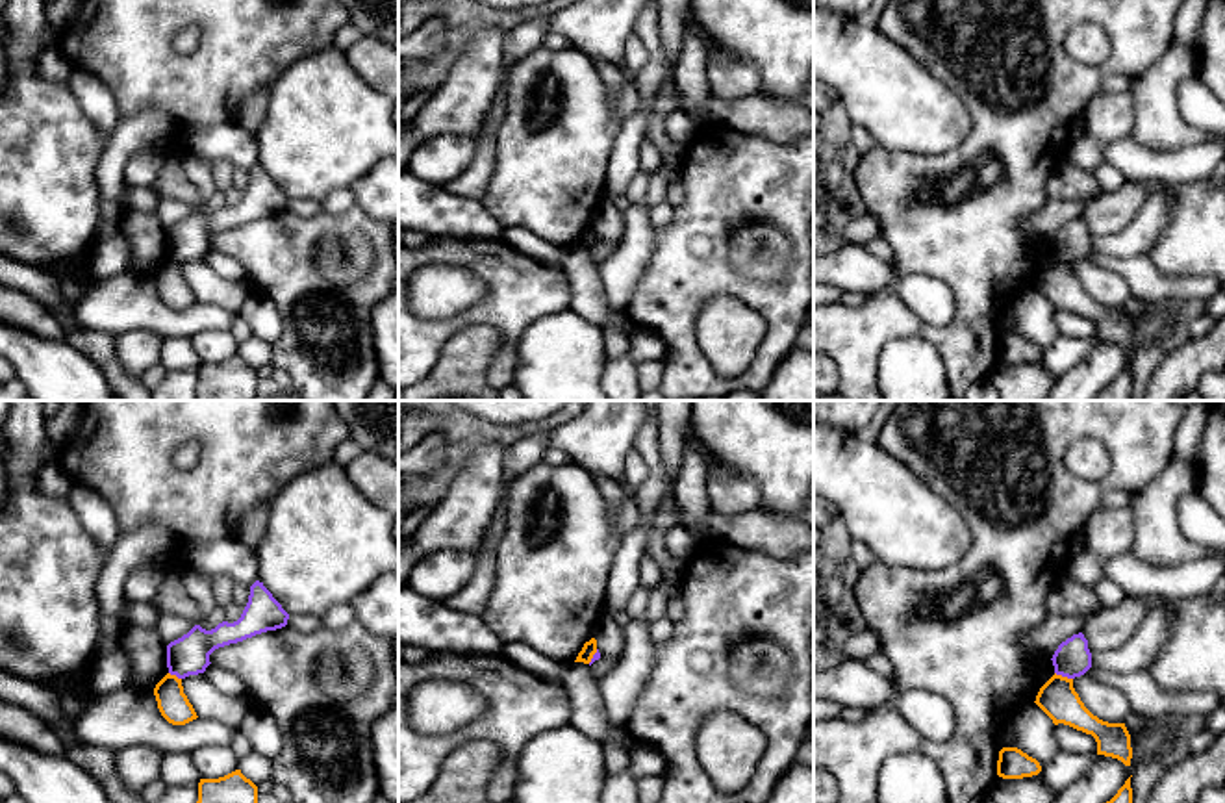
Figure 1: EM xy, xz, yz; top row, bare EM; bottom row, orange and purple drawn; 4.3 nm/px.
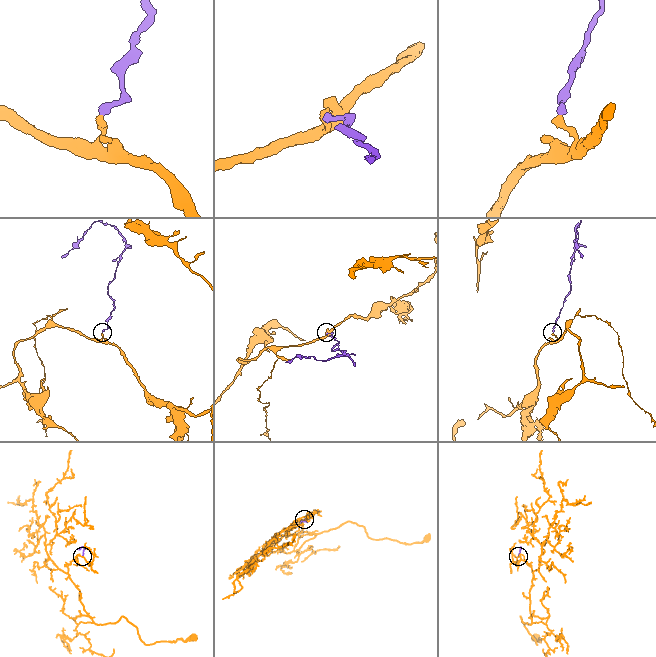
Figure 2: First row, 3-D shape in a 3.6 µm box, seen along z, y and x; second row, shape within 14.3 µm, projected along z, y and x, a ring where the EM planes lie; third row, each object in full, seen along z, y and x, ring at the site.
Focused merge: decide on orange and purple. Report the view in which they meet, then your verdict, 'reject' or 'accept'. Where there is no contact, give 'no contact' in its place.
yz | reject

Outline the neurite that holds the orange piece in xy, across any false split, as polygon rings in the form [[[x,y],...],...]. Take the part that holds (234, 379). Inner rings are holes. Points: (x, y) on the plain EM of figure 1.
[[[235,354],[219,363],[200,363],[196,401],[256,401],[258,371]]]

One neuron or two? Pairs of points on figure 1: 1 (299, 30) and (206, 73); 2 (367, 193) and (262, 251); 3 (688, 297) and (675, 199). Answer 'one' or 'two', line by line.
1: one
2: two
3: two

